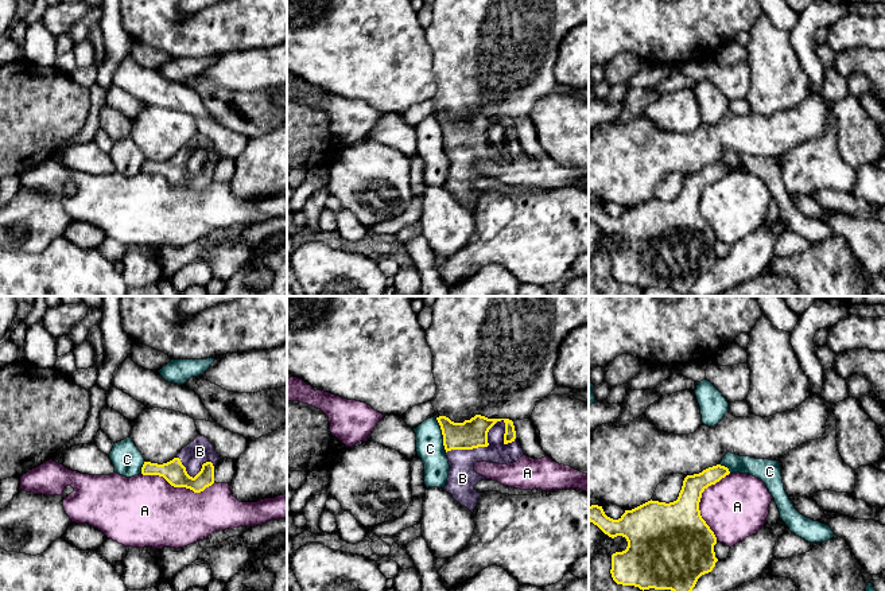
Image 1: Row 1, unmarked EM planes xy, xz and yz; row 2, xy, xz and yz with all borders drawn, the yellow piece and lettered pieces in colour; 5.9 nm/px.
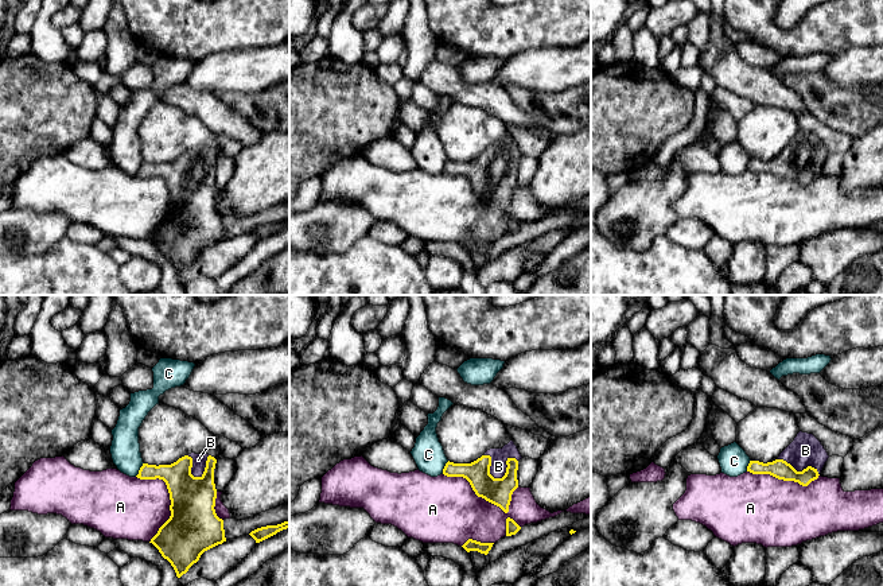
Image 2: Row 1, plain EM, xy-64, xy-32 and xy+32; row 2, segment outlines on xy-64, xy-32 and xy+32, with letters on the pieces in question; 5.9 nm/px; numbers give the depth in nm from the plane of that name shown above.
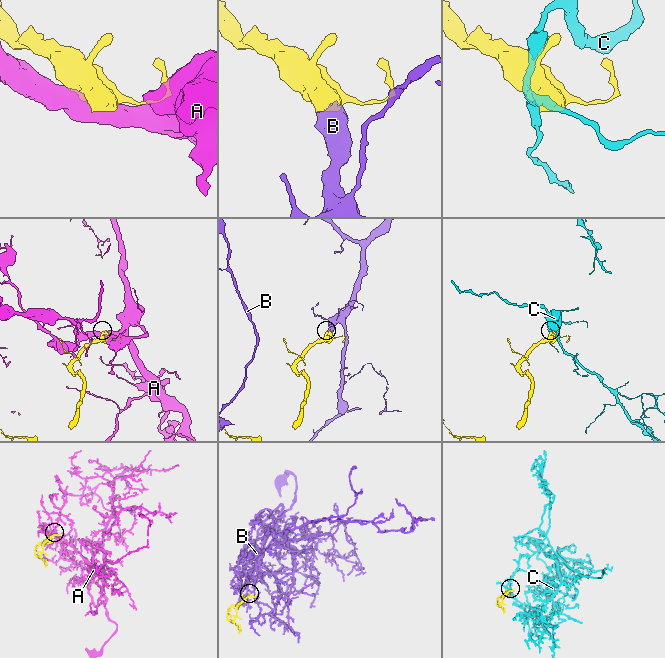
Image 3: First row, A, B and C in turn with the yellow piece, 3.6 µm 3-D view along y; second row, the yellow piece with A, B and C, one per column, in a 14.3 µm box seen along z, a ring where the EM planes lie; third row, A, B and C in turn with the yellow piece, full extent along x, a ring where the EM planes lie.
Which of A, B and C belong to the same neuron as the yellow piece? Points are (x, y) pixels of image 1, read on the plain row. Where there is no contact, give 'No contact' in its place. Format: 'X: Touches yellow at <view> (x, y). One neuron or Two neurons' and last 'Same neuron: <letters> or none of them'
A: Touches yellow at yz (698, 202). Two neurons
B: Touches yellow at xz (486, 135). One neuron
C: Touches yellow at xz (442, 132). Two neurons
Same neuron: B

